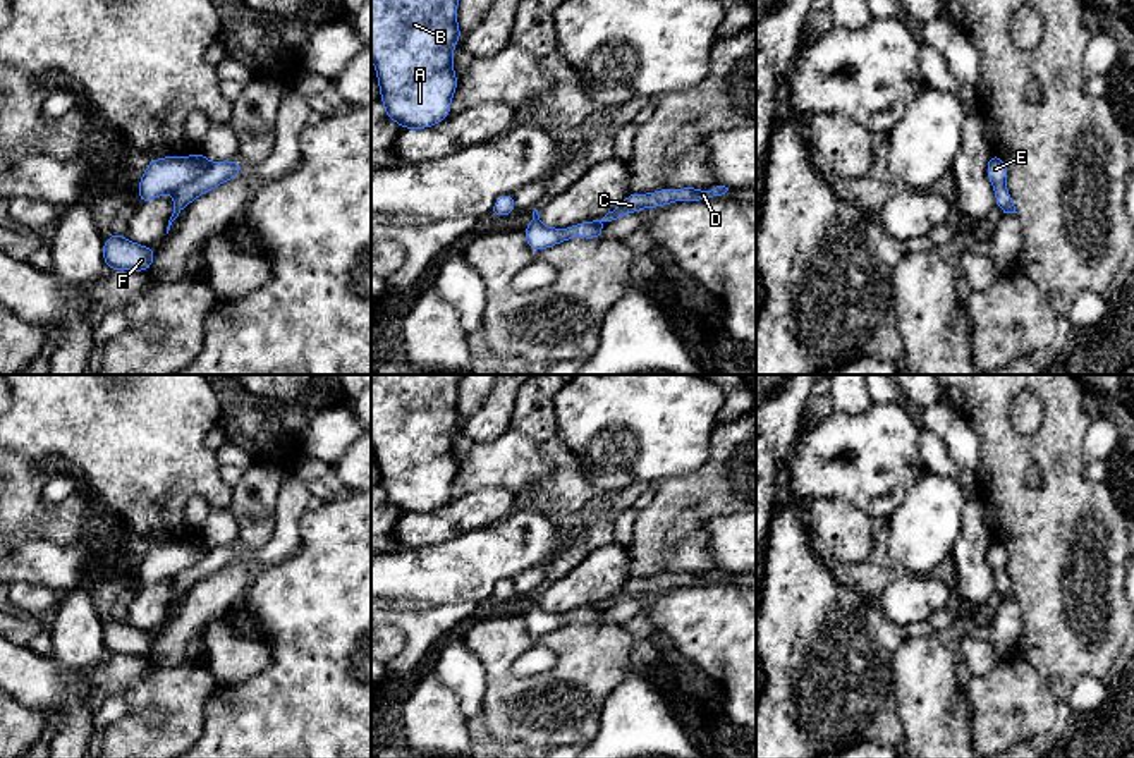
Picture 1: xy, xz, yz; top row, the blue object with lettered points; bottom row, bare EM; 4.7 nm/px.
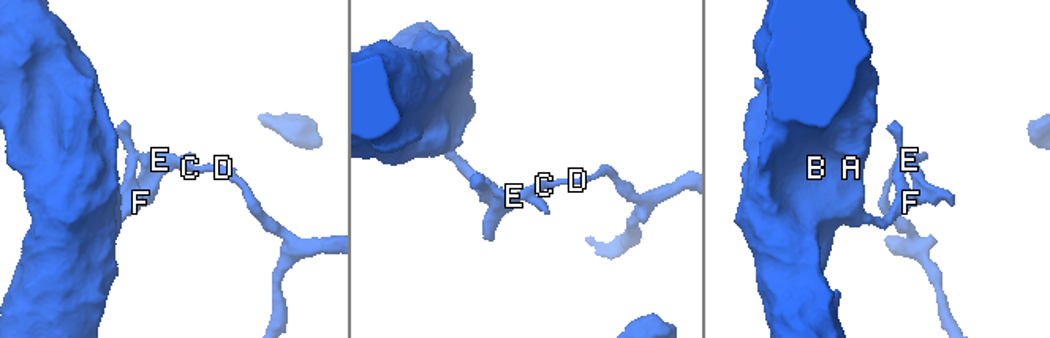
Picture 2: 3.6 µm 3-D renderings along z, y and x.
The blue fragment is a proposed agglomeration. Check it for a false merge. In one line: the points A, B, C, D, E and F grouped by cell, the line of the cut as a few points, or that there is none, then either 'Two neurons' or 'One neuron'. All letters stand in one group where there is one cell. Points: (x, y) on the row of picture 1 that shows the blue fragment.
Groups: A B F / C D E. Split along xy (210, 164), (200, 176), (172, 191). Two neurons

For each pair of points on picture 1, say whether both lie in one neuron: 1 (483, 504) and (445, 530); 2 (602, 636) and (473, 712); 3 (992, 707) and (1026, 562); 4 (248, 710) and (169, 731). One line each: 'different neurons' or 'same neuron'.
1: same neuron
2: different neurons
3: different neurons
4: different neurons

